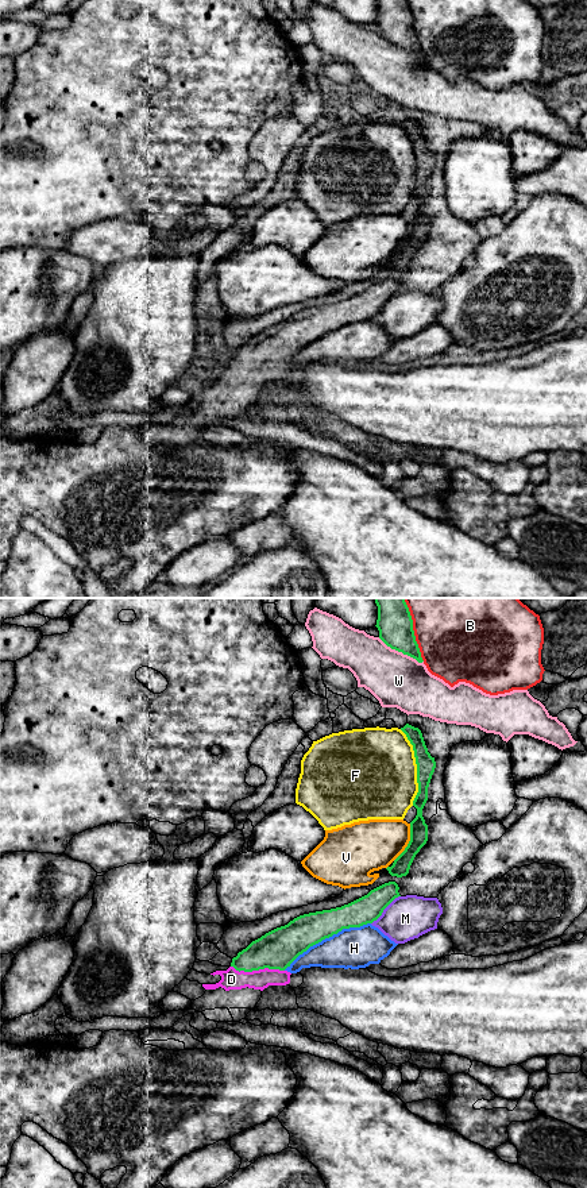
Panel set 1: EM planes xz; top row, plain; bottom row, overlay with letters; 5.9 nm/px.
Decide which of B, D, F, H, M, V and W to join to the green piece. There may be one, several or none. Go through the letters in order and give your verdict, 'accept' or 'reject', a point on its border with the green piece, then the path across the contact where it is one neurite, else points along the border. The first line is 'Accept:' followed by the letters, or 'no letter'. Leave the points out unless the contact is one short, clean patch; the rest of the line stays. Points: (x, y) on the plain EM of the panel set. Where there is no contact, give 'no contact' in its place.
Accept: D
B: reject; meets green in xz at (413, 29)
D: accept; meets green in xz at (258, 365); runs through xz (277, 344), (258, 365), (244, 366), (231, 374)
F: reject; meets green in xz at (417, 162)
H: reject; meets green in xz at (327, 332)
M: reject; meets green in xz at (385, 303)
V: reject; meets green in xz at (409, 238)
W: reject; meets green in xz at (401, 46)

